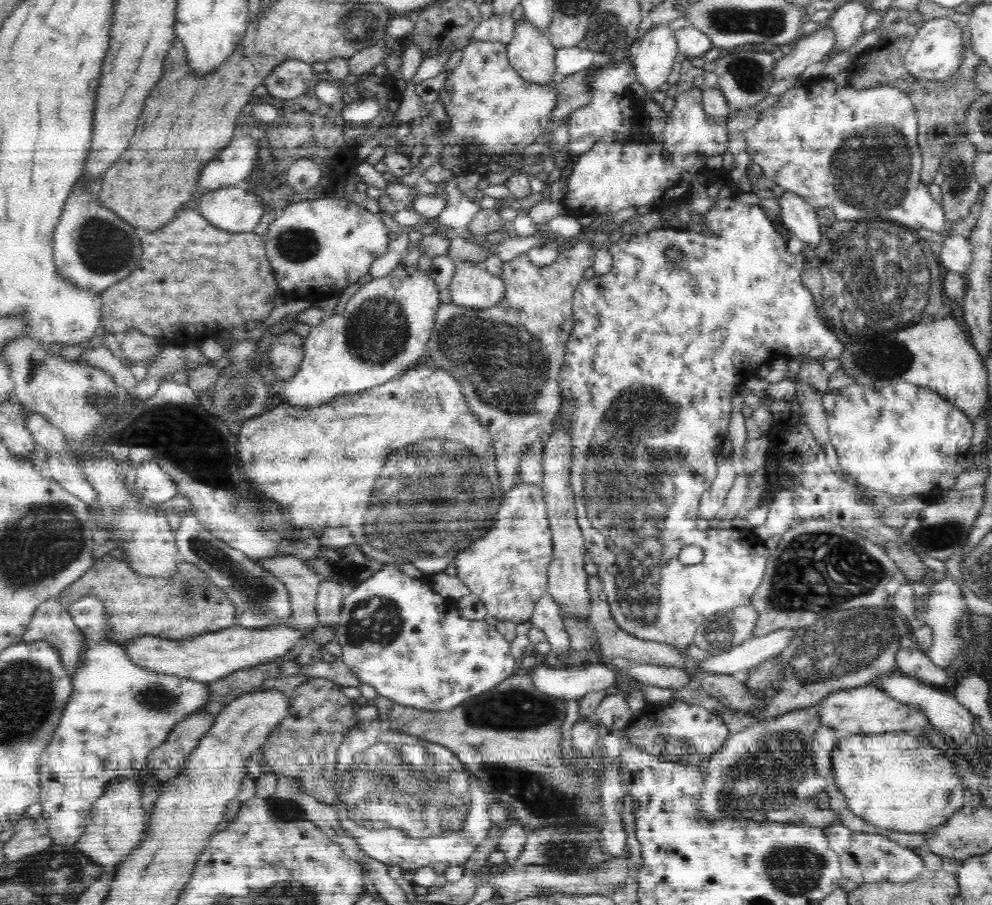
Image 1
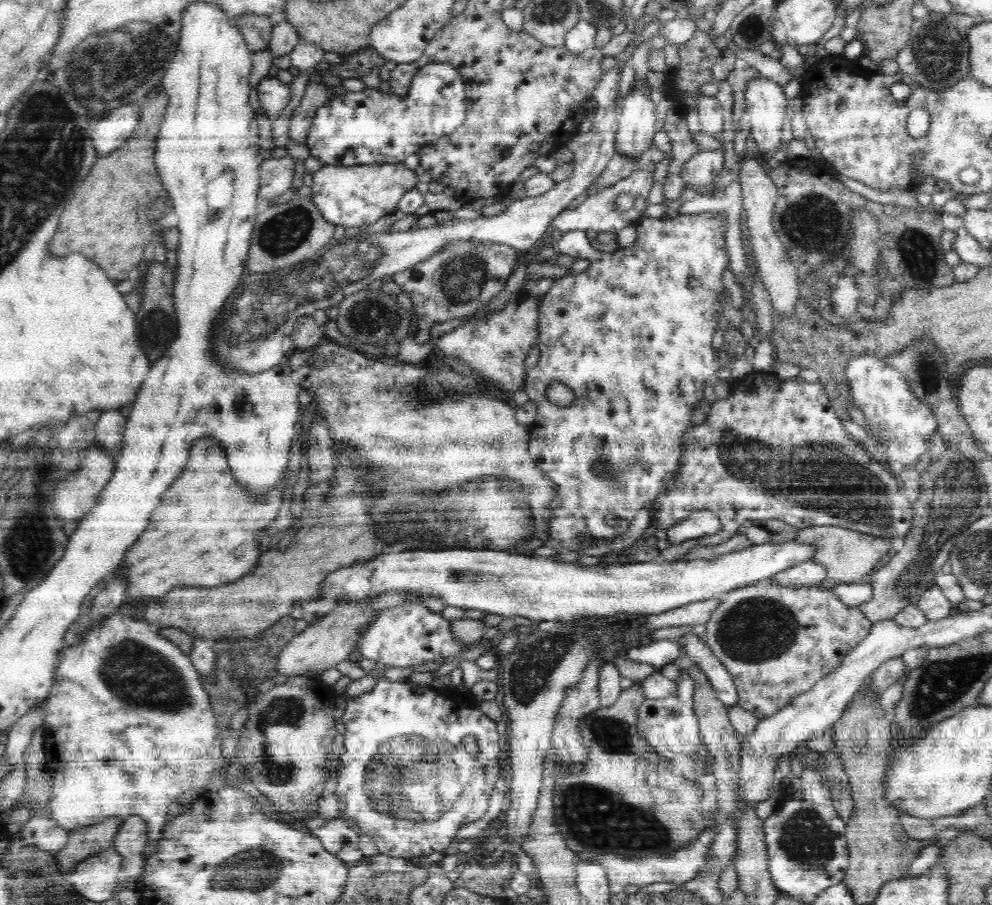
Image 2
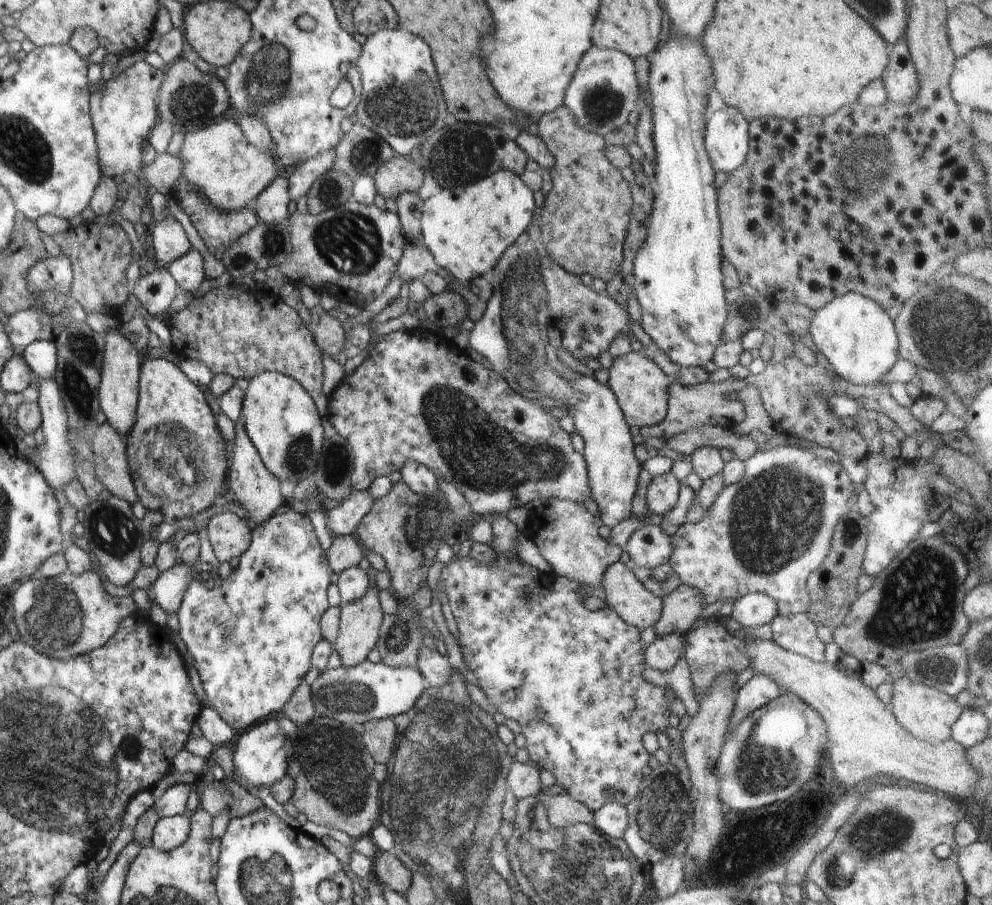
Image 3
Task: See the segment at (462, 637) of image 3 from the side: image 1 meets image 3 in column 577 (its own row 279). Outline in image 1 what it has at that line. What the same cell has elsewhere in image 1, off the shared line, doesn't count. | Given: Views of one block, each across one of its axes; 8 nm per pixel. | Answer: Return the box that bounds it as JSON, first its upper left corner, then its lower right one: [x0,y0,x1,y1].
[552,196,844,654]

